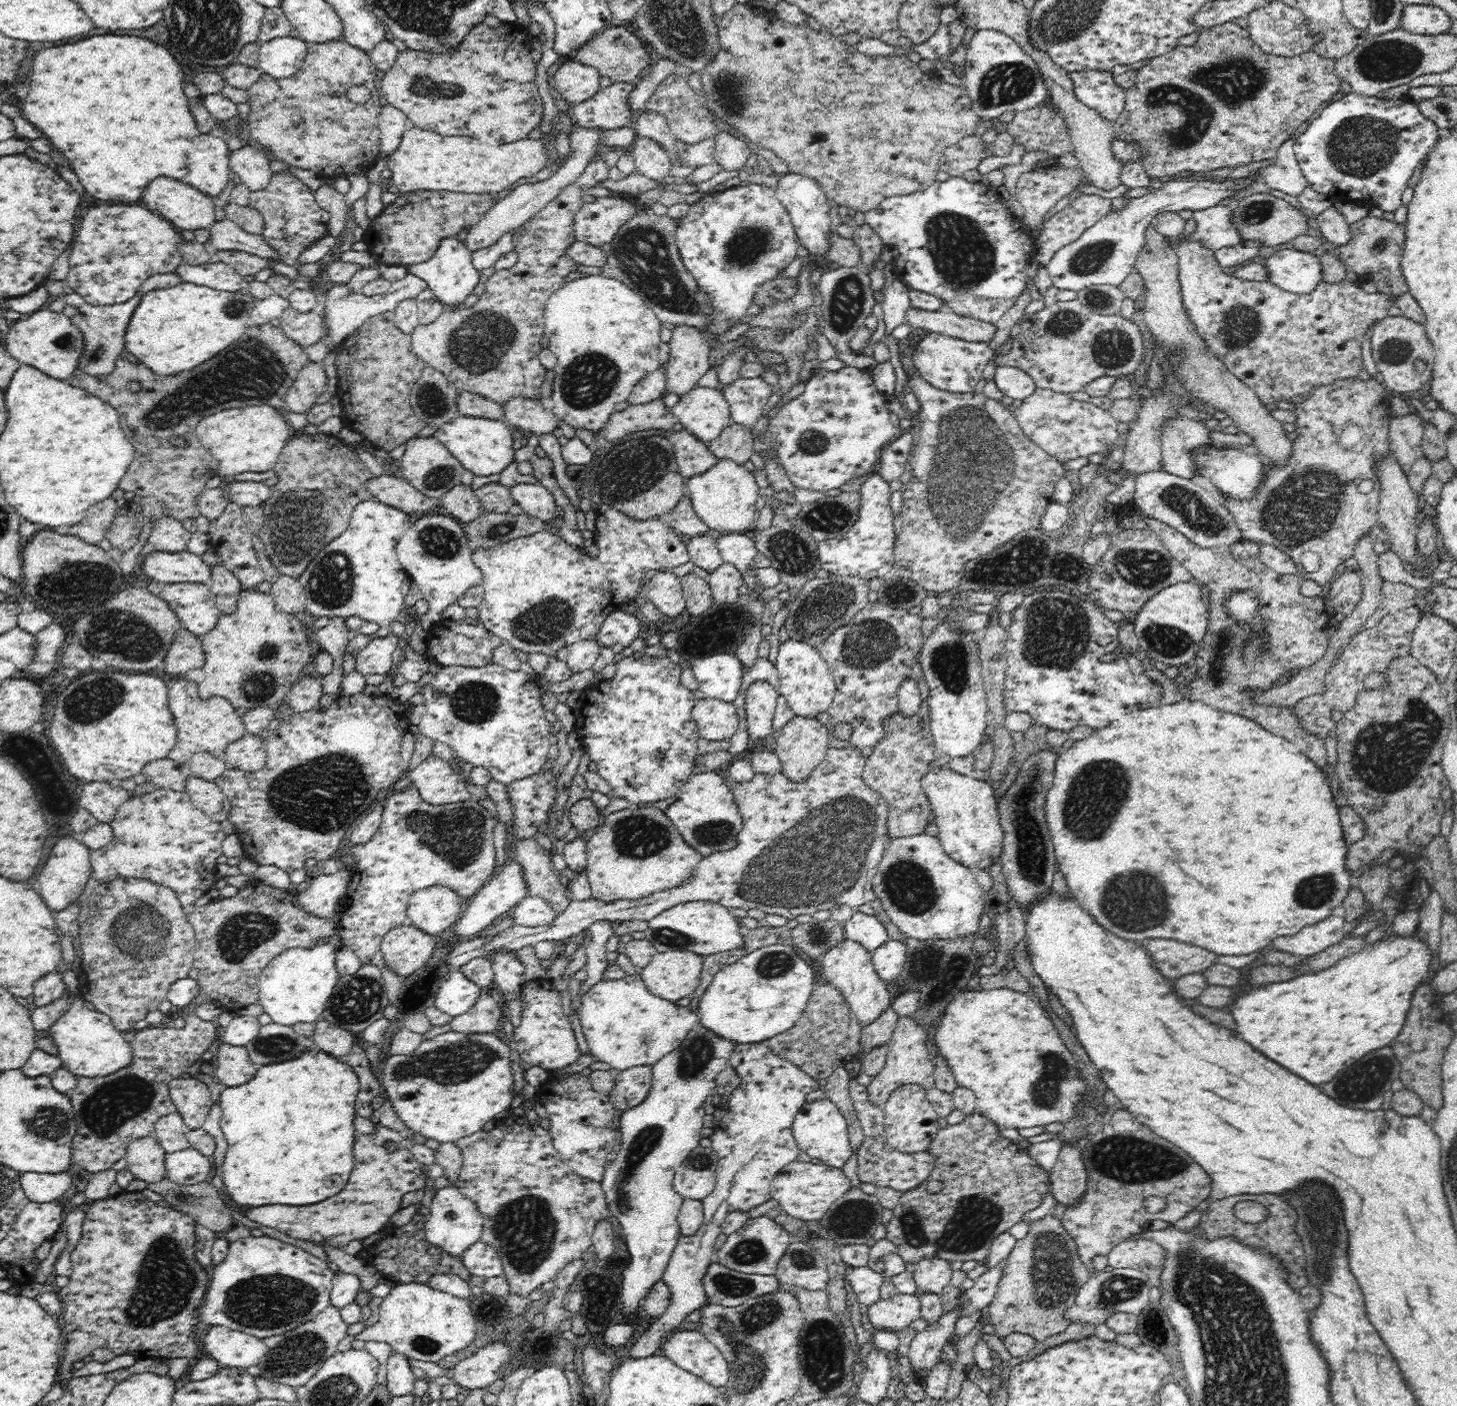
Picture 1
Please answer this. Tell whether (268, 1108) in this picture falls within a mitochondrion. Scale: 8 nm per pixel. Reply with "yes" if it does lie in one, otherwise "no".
no

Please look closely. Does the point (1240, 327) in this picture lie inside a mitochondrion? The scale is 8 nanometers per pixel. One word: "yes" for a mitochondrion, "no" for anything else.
yes

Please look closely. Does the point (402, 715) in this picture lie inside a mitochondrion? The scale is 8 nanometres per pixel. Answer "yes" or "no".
no

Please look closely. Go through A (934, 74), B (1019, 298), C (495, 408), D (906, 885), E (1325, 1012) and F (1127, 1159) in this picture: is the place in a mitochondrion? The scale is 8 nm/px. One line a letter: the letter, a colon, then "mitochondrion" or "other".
A: other
B: other
C: other
D: mitochondrion
E: other
F: mitochondrion

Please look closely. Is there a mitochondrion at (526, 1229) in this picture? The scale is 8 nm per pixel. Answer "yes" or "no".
yes

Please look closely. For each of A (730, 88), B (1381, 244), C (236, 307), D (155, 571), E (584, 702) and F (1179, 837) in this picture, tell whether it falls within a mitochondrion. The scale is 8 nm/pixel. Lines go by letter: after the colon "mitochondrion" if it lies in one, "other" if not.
A: mitochondrion
B: mitochondrion
C: mitochondrion
D: other
E: other
F: other

